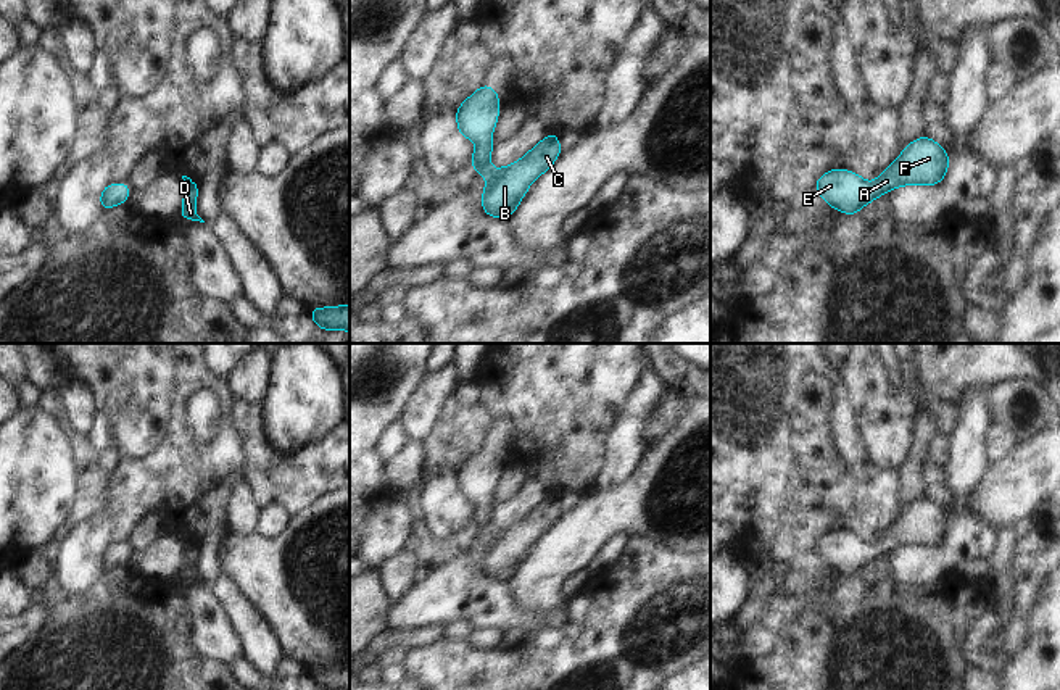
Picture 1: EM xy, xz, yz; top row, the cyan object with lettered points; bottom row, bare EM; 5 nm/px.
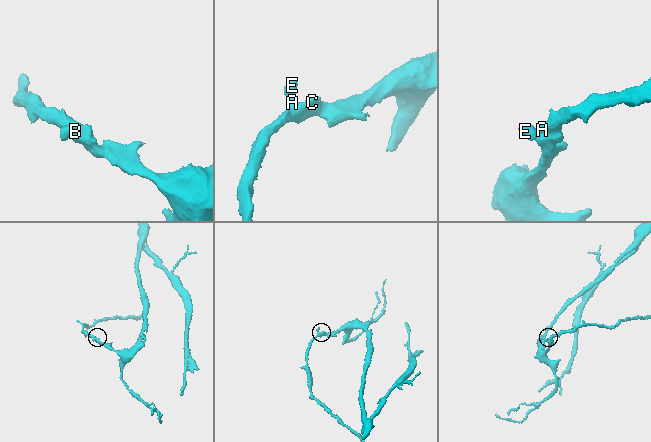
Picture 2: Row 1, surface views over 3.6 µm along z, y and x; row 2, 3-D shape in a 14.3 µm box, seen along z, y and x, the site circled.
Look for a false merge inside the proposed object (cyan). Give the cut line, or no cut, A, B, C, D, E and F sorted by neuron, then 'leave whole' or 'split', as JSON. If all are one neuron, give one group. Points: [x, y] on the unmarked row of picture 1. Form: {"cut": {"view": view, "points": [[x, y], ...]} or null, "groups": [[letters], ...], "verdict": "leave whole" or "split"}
{"cut": null, "groups": [["A", "B", "C", "D", "E", "F"]], "verdict": "leave whole"}

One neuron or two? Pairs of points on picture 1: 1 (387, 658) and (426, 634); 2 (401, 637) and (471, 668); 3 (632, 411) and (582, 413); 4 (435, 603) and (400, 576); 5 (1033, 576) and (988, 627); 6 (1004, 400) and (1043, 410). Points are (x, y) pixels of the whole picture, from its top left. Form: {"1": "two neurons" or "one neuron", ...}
{"1": "two neurons", "2": "two neurons", "3": "two neurons", "4": "two neurons", "5": "one neuron", "6": "one neuron"}

